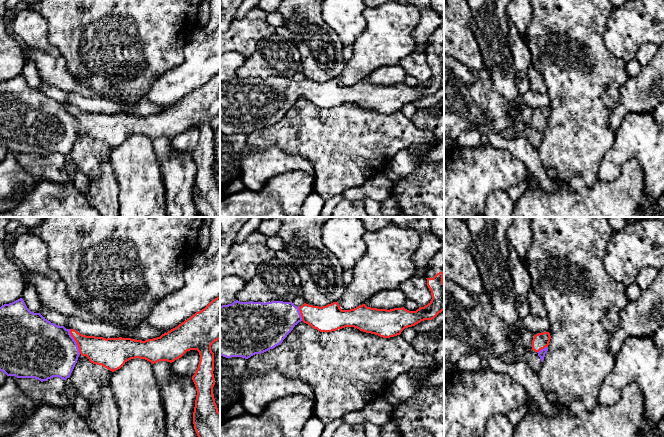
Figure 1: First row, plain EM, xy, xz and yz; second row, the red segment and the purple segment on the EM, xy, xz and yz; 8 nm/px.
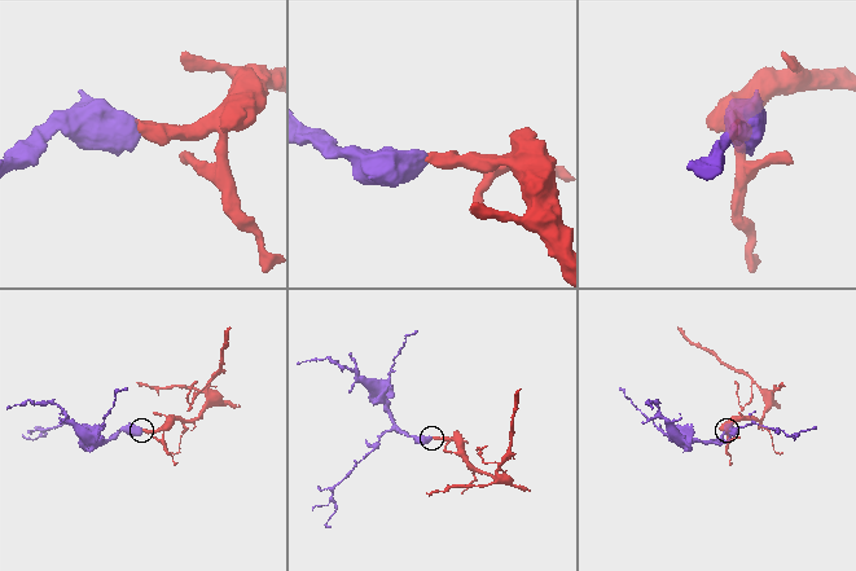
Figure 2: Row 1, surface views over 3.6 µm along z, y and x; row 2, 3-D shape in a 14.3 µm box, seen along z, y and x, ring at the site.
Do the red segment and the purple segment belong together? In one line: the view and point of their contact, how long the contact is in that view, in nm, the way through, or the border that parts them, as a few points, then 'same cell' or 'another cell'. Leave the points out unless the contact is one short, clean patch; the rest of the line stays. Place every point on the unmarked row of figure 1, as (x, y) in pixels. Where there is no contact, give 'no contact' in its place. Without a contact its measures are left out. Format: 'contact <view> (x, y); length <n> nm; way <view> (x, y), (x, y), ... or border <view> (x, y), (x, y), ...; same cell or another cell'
contact xy (75, 116); length 220 nm; way xy (101, 127), (79, 120), (75, 116), (62, 123), (46, 126); same cell

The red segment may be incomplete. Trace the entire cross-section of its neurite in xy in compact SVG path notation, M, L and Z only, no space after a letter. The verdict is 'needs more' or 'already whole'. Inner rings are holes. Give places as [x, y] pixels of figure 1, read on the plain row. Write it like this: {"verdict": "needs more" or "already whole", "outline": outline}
{"verdict": "needs more", "outline": "M220 72L167 109L145 117L82 111L74 105L51 99L40 89L31 88L22 74L0 83L0 147L7 152L35 154L41 158L53 153L66 156L70 153L80 130L86 132L91 139L102 141L114 148L131 135L145 135L152 140L159 137L172 139L187 127L197 126L200 137L192 152L197 167L193 200L197 212L202 217L220 217L220 188L213 170L214 129L211 126L211 121L219 115Z"}

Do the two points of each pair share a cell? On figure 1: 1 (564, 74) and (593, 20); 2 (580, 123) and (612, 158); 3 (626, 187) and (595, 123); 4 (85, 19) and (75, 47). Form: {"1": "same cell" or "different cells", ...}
{"1": "same cell", "2": "different cells", "3": "different cells", "4": "same cell"}

